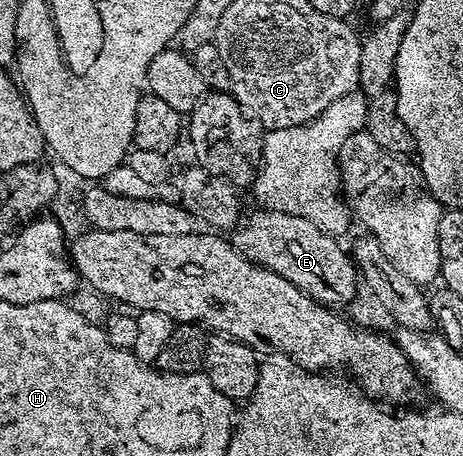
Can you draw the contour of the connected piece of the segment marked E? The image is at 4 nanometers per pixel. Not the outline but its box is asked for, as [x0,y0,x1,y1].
[232,210,360,306]

